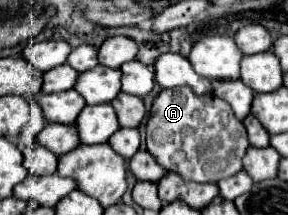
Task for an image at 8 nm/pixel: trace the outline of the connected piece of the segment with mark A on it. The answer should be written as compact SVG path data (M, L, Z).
M190 87L164 89L154 99L148 115L148 123L146 123L146 145L148 145L148 151L154 155L154 159L166 171L178 173L184 181L196 181L196 183L218 183L220 179L232 177L242 169L242 157L250 147L246 129L242 121L236 119L230 105L212 93L196 95Z

